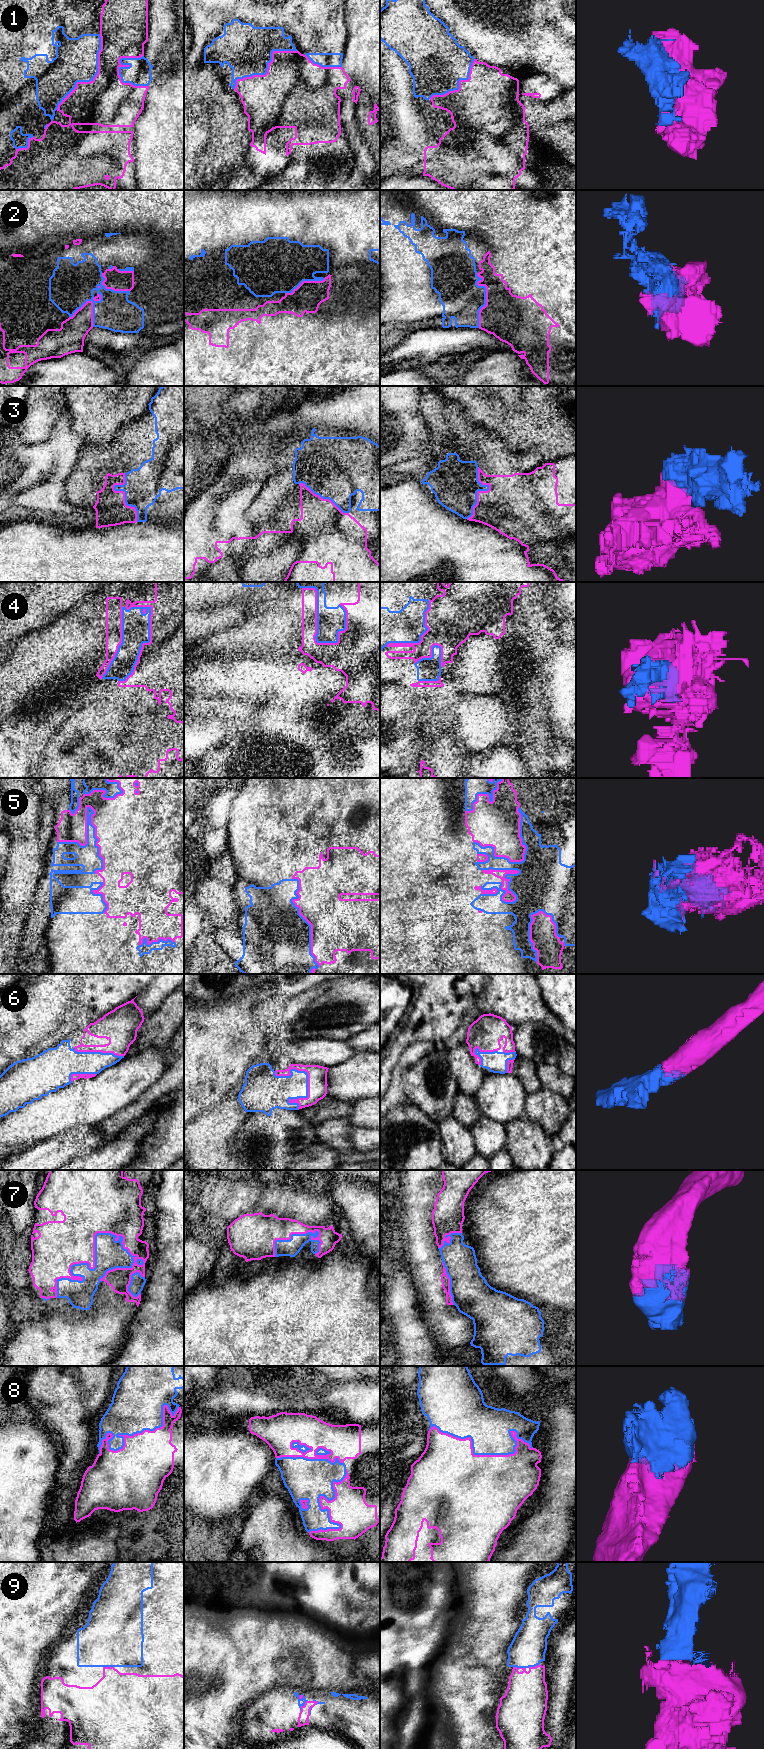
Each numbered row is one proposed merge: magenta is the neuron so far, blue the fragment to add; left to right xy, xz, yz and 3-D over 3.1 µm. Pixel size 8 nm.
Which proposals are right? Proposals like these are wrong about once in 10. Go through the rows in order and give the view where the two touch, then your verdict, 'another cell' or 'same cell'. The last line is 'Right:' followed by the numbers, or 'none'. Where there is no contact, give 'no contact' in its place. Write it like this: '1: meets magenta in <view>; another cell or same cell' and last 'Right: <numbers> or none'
1: meets magenta in xy; same cell
2: meets magenta in xy; same cell
3: meets magenta in xy; same cell
4: meets magenta in xz; same cell
5: meets magenta in xy; same cell
6: meets magenta in xz; same cell
7: meets magenta in xy; same cell
8: meets magenta in xy; same cell
9: meets magenta in xz; same cell
Right: 1, 2, 3, 4, 5, 6, 7, 8, 9

